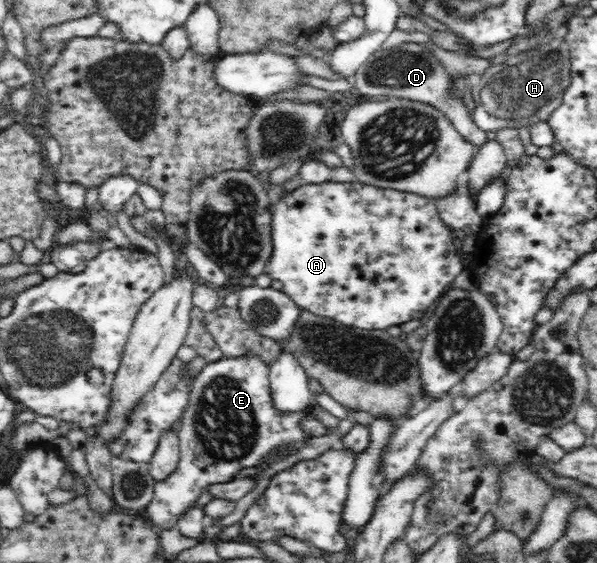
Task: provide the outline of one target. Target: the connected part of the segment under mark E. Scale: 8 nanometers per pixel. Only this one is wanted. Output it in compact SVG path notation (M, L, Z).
M242 356L234 358L224 357L221 360L208 363L196 376L196 381L193 383L193 390L190 391L189 395L189 406L186 407L185 413L182 415L181 430L177 432L180 439L180 456L177 468L170 473L164 481L157 482L154 497L144 509L147 517L157 528L170 530L172 527L177 527L177 518L184 514L186 510L194 506L194 503L199 498L202 491L206 490L206 487L209 485L215 483L228 484L232 479L236 479L235 475L240 469L244 469L244 467L256 467L260 462L263 462L268 458L274 458L274 455L278 455L278 453L285 453L285 457L287 457L304 446L306 437L302 432L302 428L300 428L300 422L308 413L311 413L311 407L308 405L305 409L302 409L302 411L290 411L289 414L279 415L279 411L275 409L271 402L269 375L270 365L266 365L258 356Z

